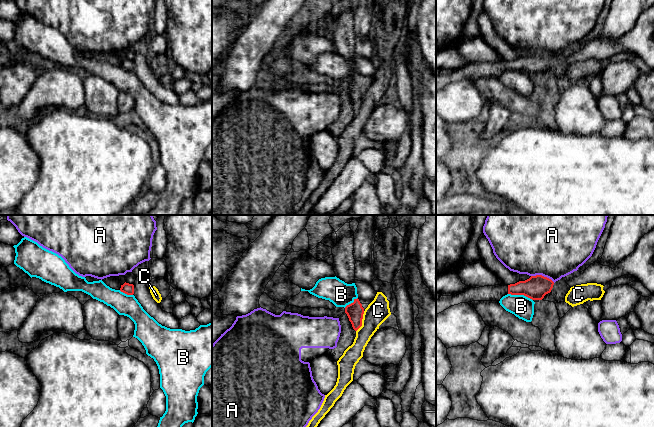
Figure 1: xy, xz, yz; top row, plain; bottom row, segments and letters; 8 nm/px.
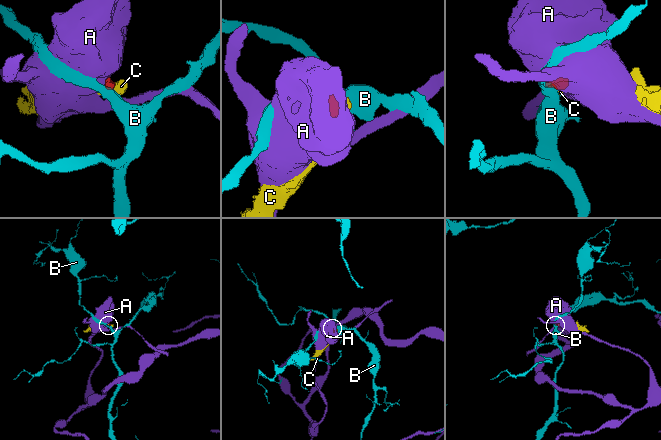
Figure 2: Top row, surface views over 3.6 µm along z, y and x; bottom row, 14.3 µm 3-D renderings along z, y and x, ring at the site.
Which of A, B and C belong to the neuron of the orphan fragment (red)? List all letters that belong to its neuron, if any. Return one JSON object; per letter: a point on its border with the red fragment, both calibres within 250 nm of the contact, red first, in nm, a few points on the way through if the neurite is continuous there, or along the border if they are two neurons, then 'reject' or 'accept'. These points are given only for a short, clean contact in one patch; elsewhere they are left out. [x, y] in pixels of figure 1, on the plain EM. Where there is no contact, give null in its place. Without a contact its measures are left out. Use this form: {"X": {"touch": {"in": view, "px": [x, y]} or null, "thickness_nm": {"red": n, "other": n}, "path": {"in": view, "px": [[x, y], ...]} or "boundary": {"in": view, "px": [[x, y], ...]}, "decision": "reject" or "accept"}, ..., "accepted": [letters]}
{"A": {"touch": {"in": "yz", "px": [543, 52]}, "thickness_nm": {"red": 190, "other": 440}, "boundary": {"in": "yz", "px": [[531, 51], [543, 51], [554, 58]]}, "decision": "reject"}, "B": {"touch": {"in": "yz", "px": [520, 70]}, "thickness_nm": {"red": 190, "other": 180}, "boundary": {"in": "yz", "px": [[508, 69], [527, 72], [532, 76]]}, "decision": "reject"}, "C": {"touch": {"in": "xz", "px": [361, 97]}, "thickness_nm": {"red": 140, "other": 180}, "boundary": {"in": "xz", "px": [[364, 87], [362, 101], [356, 107]]}, "decision": "reject"}, "accepted": []}

